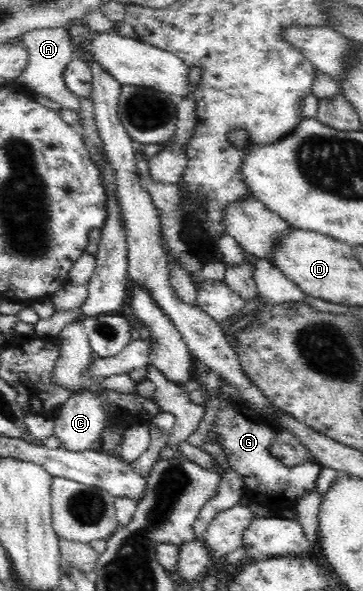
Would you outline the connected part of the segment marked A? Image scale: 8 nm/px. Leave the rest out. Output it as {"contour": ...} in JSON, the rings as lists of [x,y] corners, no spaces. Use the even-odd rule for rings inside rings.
{"contour":[[[36,28],[22,36],[21,41],[28,51],[28,62],[22,74],[17,78],[16,85],[40,96],[46,96],[52,102],[58,102],[61,108],[72,110],[80,116],[80,100],[68,89],[64,81],[64,70],[68,62],[76,57],[70,33],[67,28]]]}

